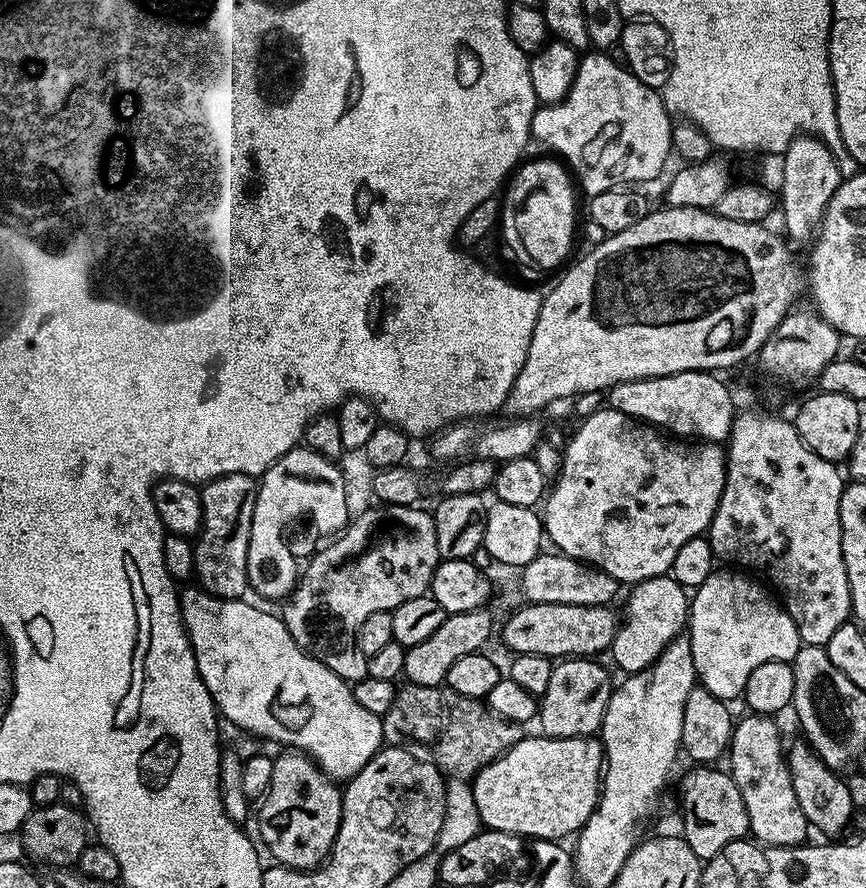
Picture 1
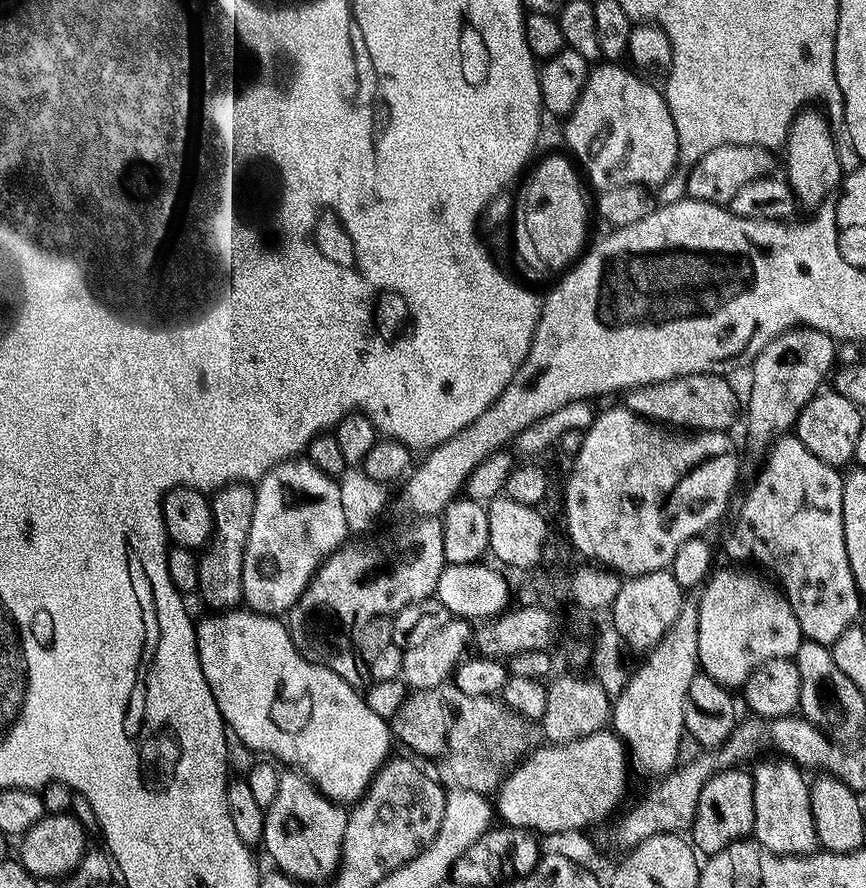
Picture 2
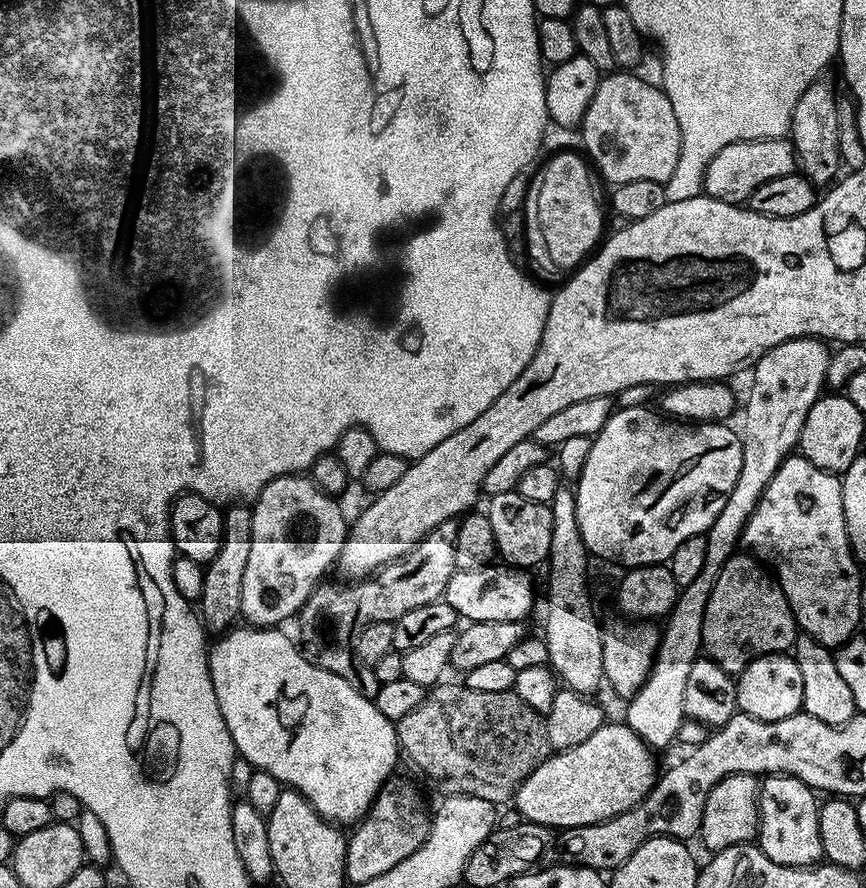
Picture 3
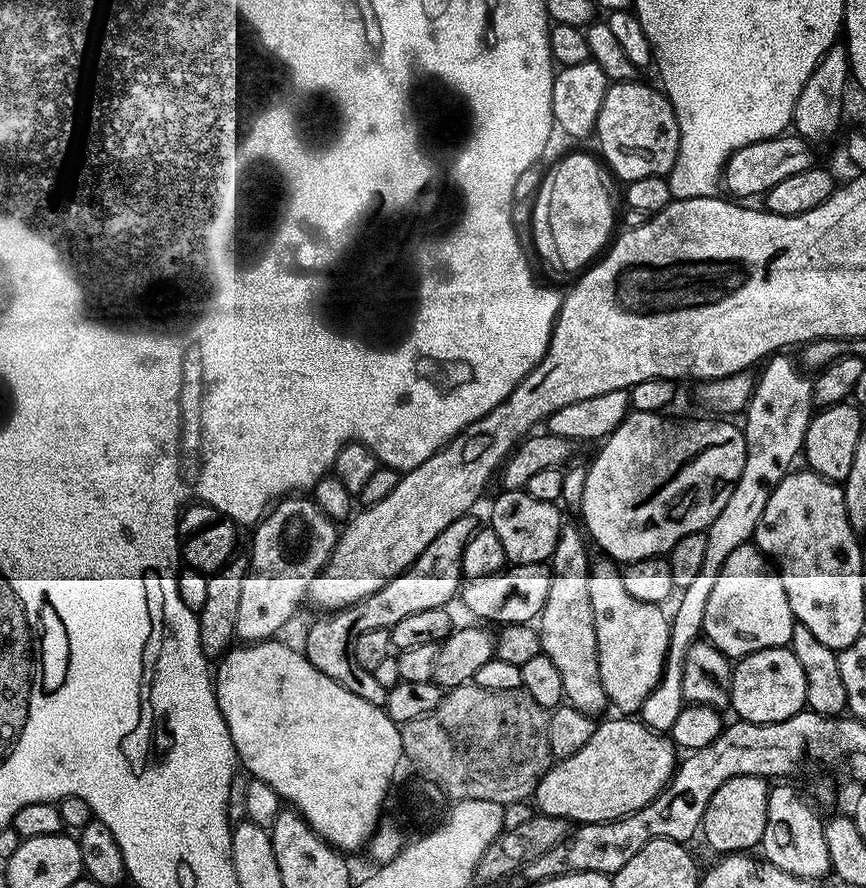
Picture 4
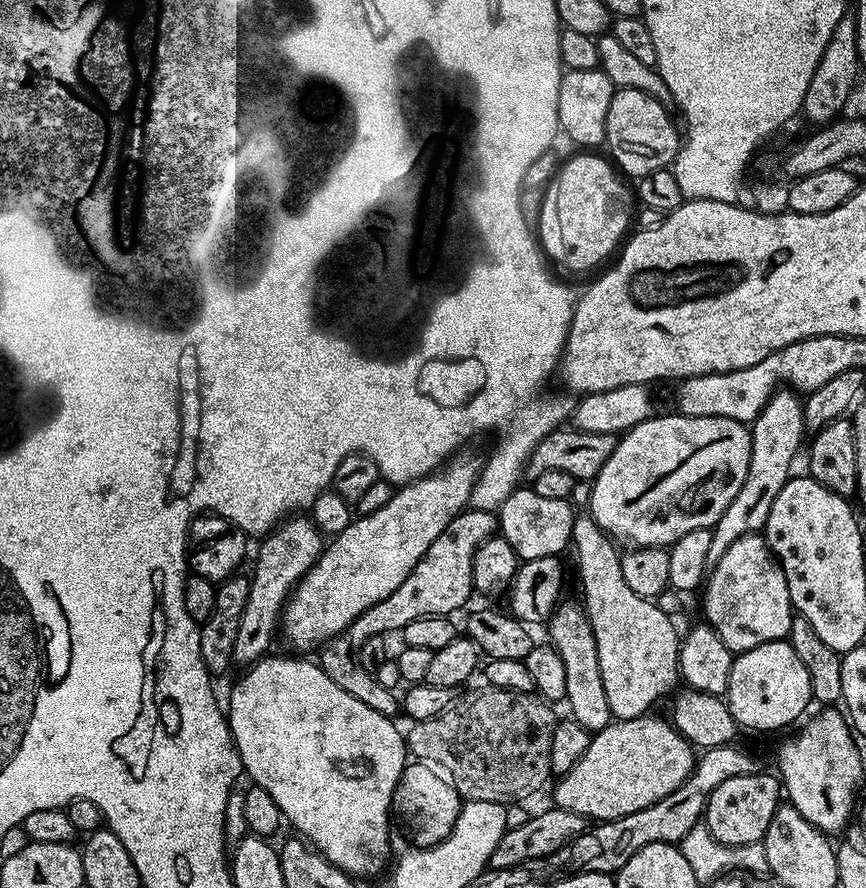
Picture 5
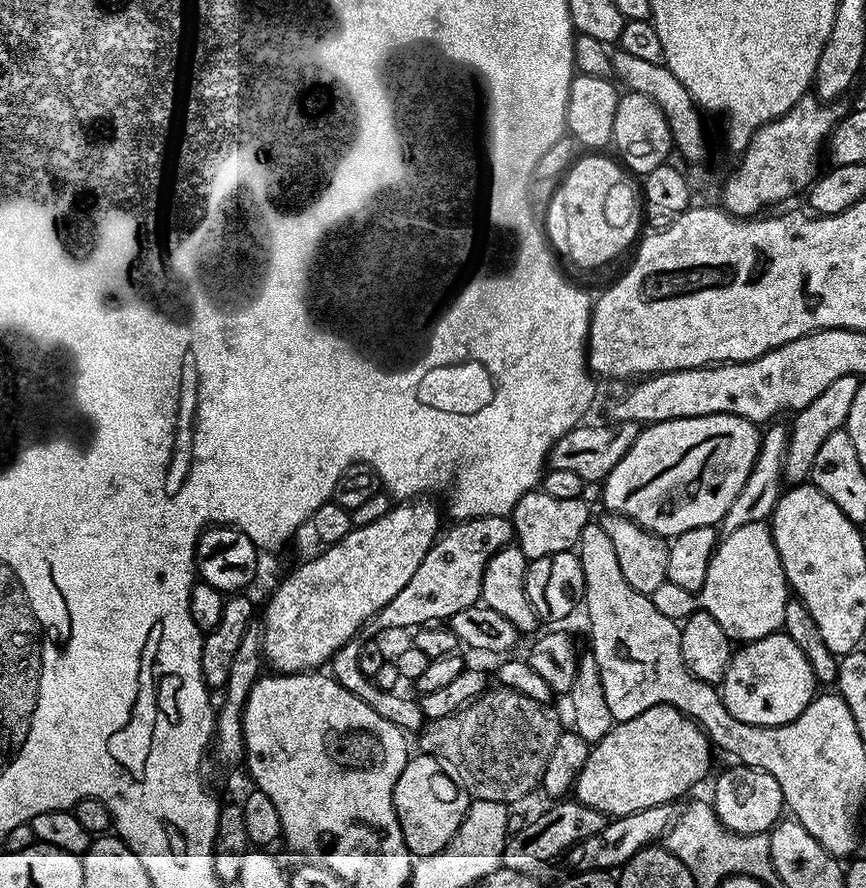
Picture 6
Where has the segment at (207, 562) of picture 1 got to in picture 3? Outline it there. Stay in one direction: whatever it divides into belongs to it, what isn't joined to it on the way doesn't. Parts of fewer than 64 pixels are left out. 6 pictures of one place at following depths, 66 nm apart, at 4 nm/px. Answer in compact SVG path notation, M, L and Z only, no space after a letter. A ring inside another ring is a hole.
M236 502L232 509L224 512L224 537L218 554L209 560L204 570L202 594L198 601L198 615L209 633L223 634L241 619L242 574L246 571L246 561L250 559L250 538L252 537L252 510L243 503Z

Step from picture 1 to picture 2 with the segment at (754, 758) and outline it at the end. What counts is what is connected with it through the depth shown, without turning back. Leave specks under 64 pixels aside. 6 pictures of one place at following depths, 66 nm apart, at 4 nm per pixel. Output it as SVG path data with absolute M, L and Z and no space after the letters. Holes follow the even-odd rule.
M775 758L776 760L764 760L761 762L757 768L753 767L751 769L752 773L752 786L754 788L754 826L752 831L754 833L754 839L757 844L762 845L766 850L770 850L774 854L779 856L807 856L809 854L815 853L818 848L818 843L816 839L816 832L814 826L814 817L811 814L810 806L810 794L809 794L809 781L804 780L805 773L801 771L797 765L793 764L791 760L787 758Z

